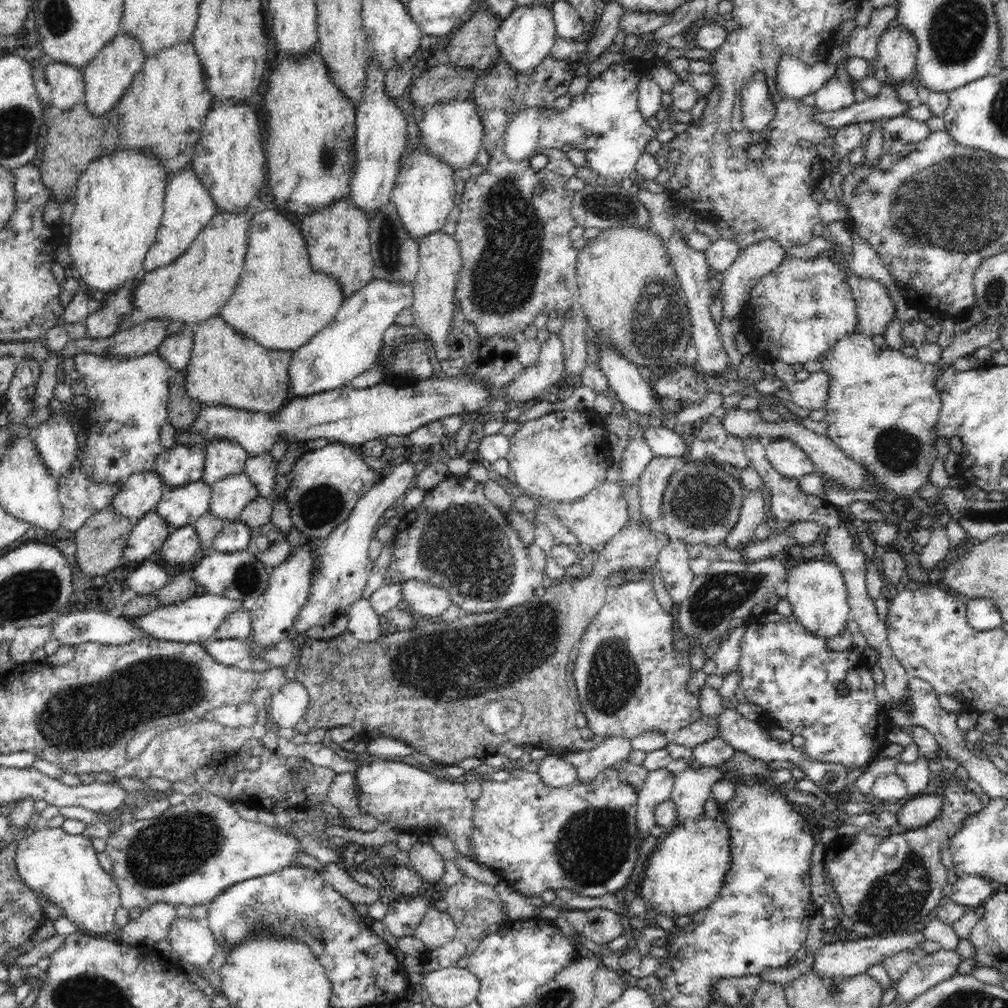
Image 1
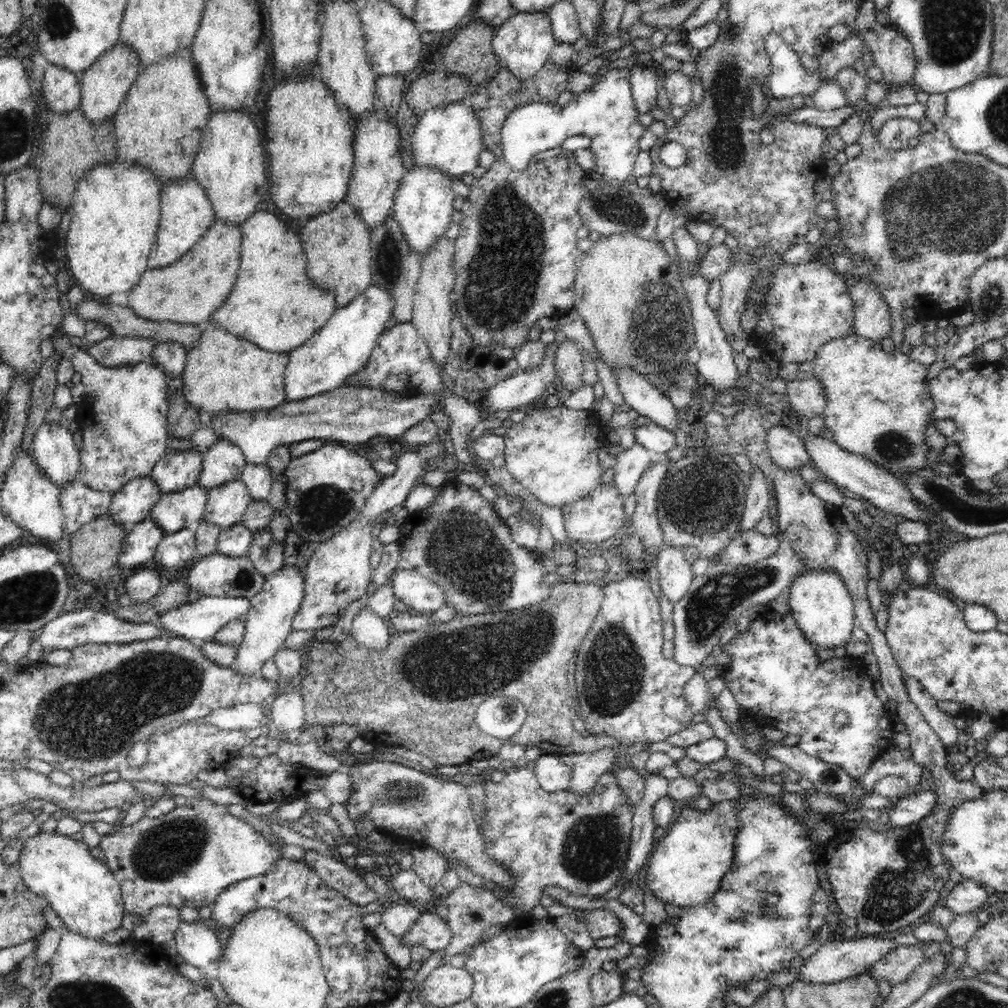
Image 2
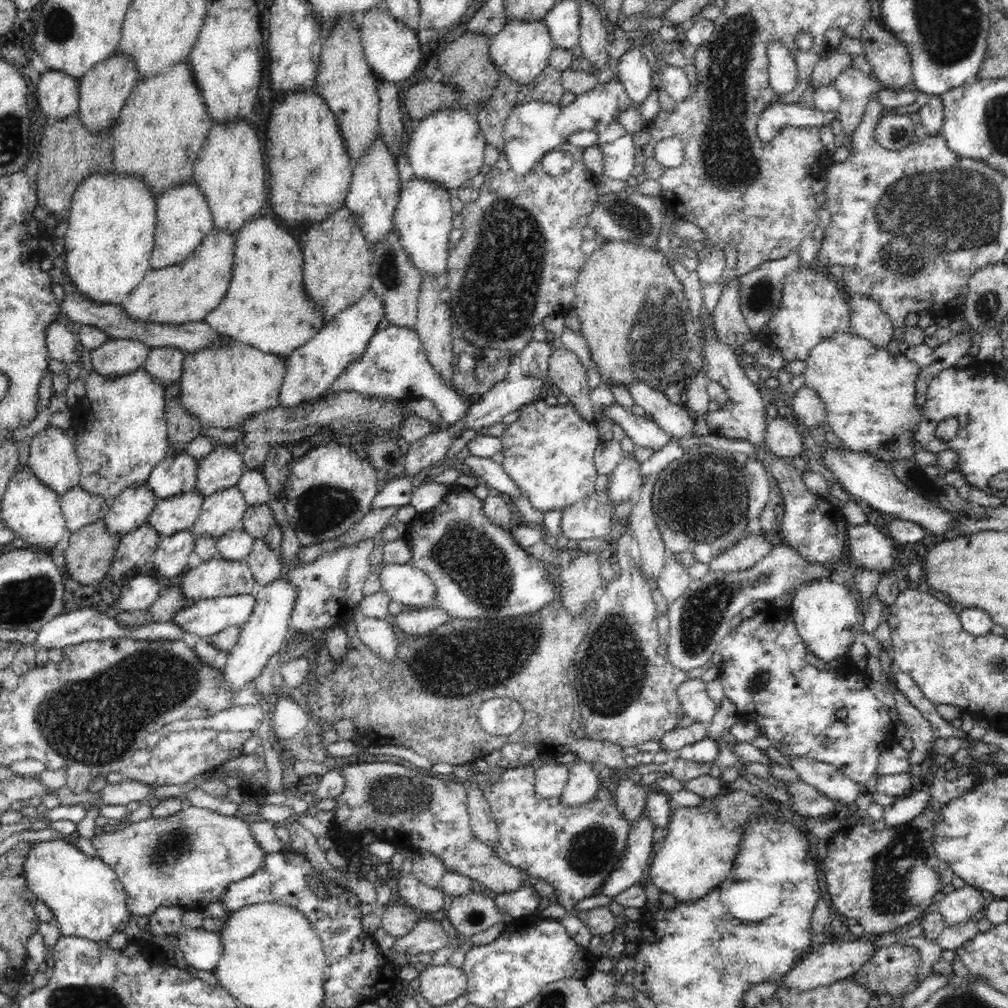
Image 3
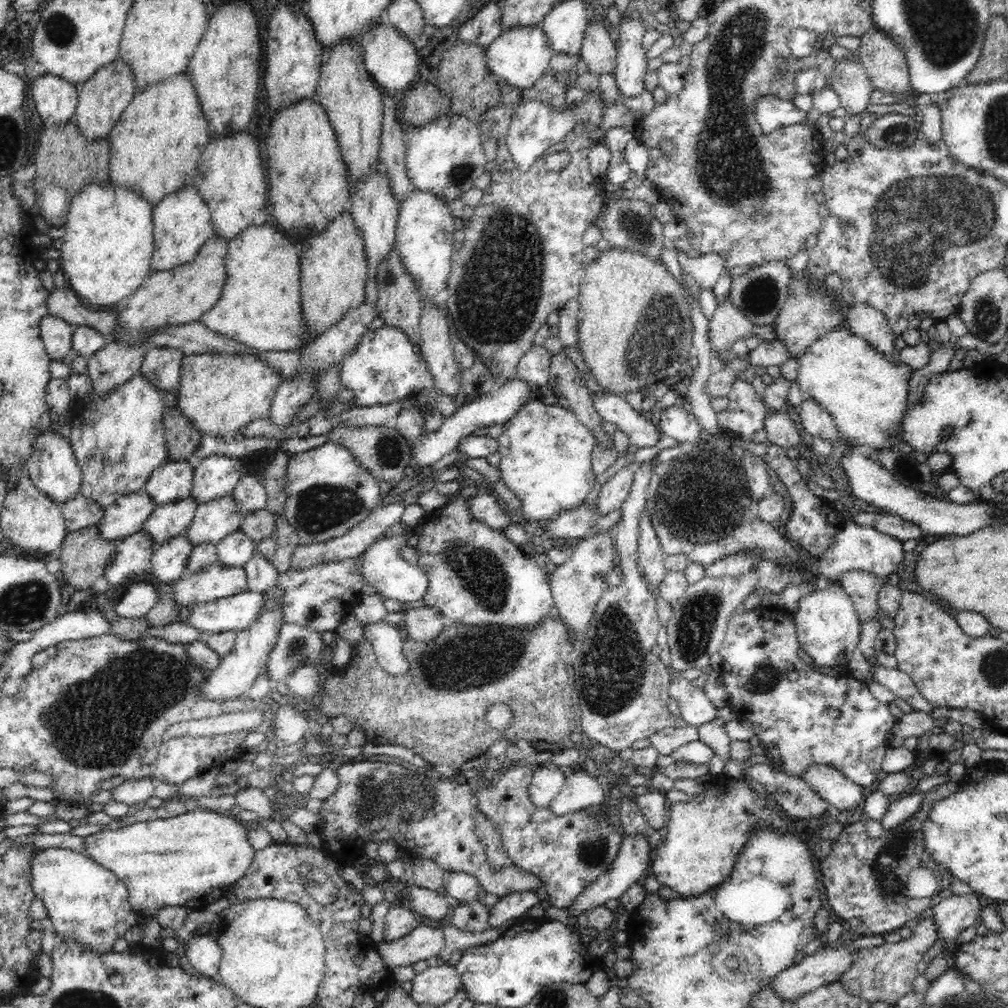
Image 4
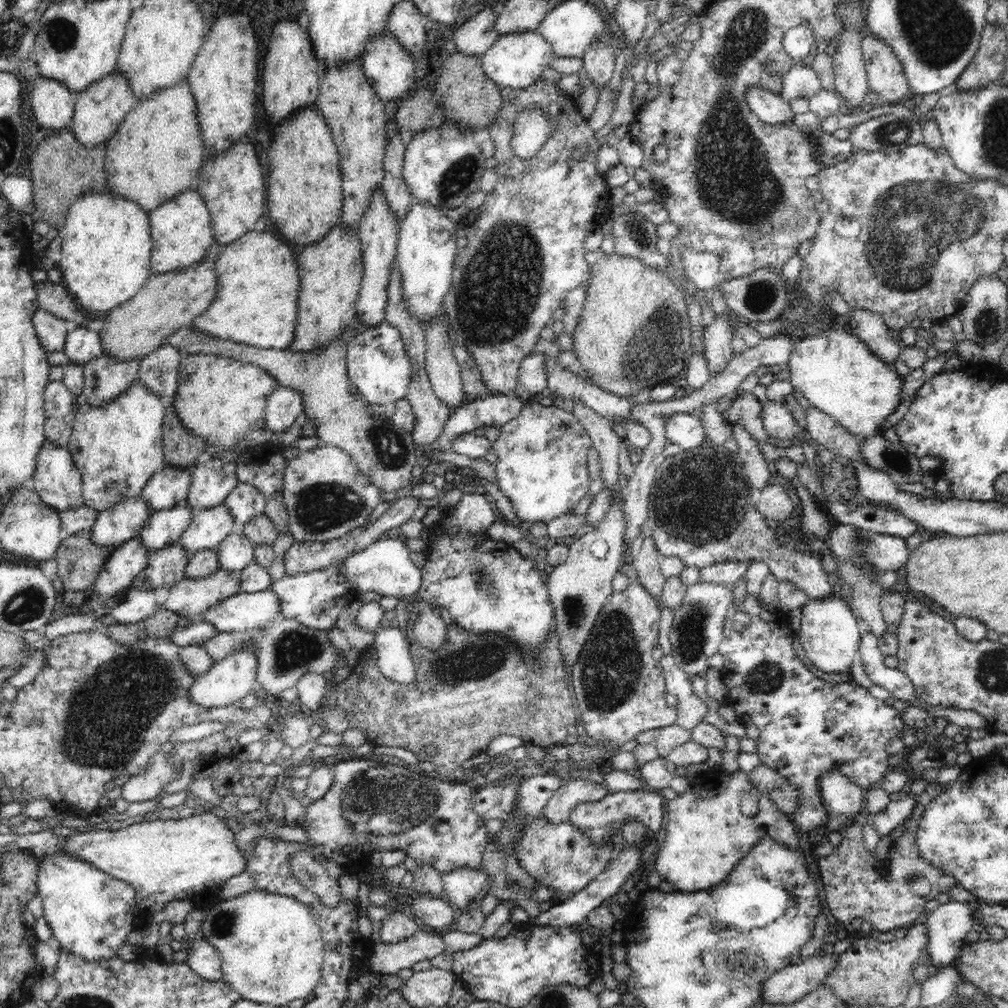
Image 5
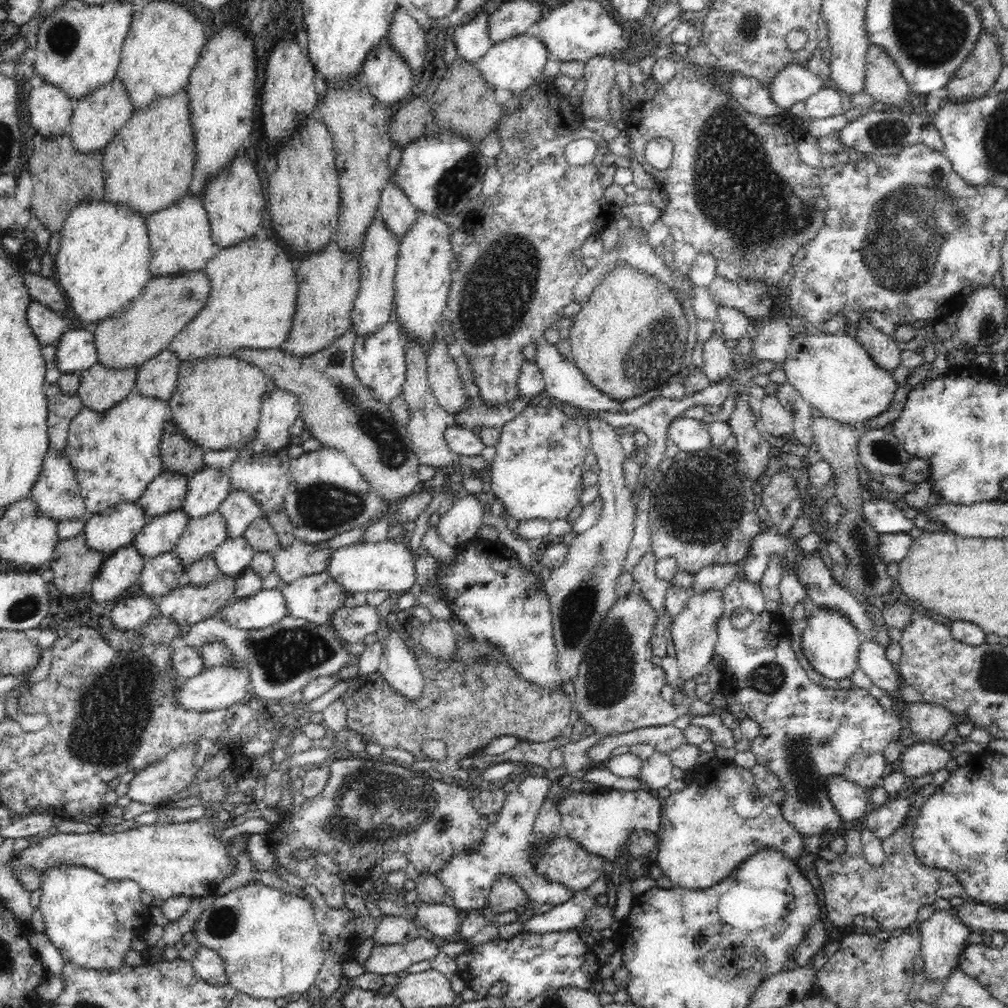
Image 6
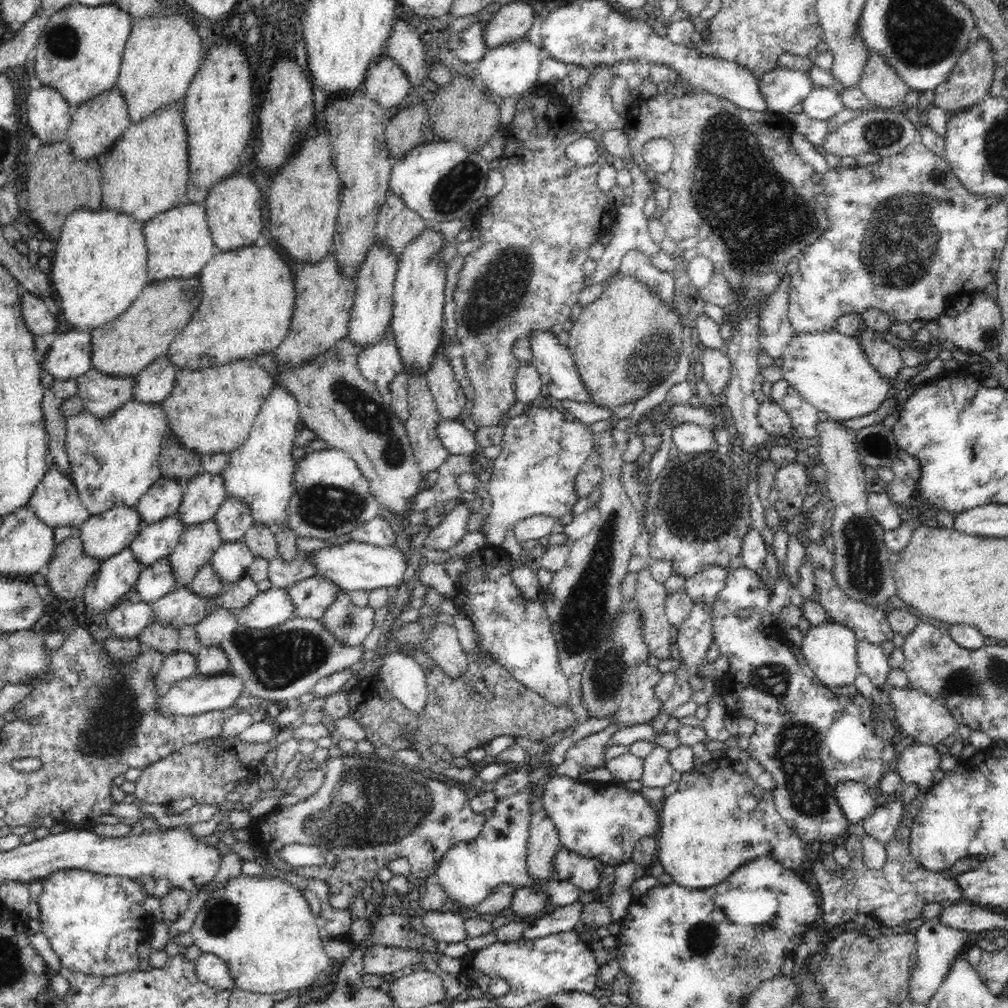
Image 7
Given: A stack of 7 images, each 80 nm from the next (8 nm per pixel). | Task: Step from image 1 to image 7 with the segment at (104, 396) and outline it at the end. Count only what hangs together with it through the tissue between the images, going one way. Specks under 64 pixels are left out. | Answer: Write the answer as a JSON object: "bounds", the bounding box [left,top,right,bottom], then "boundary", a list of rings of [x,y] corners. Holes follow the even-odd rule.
{"bounds":[20,289,169,516],"boundary":[[[22,289],[21,292],[23,292],[20,301],[22,318],[30,332],[36,336],[54,333],[58,326],[58,320],[46,308],[44,299],[34,295],[32,291]],[[132,398],[114,410],[107,418],[96,418],[85,410],[66,419],[66,455],[72,469],[72,481],[90,516],[110,510],[114,506],[136,506],[143,494],[161,477],[159,463],[163,440],[169,430],[167,414],[161,403],[138,402]]]}

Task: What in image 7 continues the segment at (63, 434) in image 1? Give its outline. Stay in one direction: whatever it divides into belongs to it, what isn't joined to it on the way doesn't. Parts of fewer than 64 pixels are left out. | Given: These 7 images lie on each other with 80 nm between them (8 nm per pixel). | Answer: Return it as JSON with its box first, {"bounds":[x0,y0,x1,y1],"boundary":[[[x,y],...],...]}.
{"bounds":[28,462,90,529],"boundary":[[[53,462],[36,486],[28,505],[40,521],[54,529],[60,526],[80,529],[90,518],[72,478],[64,476]]]}

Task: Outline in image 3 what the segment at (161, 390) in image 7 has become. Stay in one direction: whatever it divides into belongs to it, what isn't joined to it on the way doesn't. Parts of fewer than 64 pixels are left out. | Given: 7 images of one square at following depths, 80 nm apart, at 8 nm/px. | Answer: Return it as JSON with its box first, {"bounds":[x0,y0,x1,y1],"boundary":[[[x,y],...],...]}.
{"bounds":[143,348,185,386],"boundary":[[[151,348],[147,359],[143,362],[143,369],[160,381],[162,386],[170,386],[179,382],[183,371],[185,353],[177,348]]]}

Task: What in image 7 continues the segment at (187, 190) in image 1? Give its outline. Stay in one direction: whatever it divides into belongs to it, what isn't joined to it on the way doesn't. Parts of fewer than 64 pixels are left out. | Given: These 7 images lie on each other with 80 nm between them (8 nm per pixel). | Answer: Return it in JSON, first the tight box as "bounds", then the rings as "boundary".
{"bounds":[142,203,220,282],"boundary":[[[183,203],[145,222],[142,229],[147,246],[147,271],[150,282],[166,278],[198,277],[208,261],[220,252],[215,247],[204,204]]]}

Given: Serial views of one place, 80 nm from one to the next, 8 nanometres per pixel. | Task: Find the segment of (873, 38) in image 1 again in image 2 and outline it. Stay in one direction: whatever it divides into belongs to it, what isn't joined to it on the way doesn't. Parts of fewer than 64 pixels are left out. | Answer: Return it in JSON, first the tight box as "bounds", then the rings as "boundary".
{"bounds":[819,32,868,81],"boundary":[[[859,32],[850,34],[843,42],[832,42],[819,58],[819,75],[823,81],[835,79],[838,72],[852,68],[865,49],[868,51]]]}

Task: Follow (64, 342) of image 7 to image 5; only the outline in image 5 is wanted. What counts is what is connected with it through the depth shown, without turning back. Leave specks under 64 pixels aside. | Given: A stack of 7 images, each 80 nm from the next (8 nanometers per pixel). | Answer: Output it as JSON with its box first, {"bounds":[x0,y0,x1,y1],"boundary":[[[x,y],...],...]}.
{"bounds":[63,327,103,365],"boundary":[[[76,327],[66,335],[63,350],[68,356],[68,364],[85,365],[103,354],[99,331],[94,331],[90,327]]]}

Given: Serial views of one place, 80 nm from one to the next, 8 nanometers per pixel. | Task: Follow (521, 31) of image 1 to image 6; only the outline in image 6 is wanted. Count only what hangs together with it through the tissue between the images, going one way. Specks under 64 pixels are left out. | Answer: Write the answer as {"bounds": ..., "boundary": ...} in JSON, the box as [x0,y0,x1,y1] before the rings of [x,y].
{"bounds":[474,34,549,93],"boundary":[[[522,34],[496,42],[482,58],[474,62],[474,65],[481,72],[483,79],[494,89],[519,93],[541,81],[544,65],[549,58],[548,49],[539,37]]]}

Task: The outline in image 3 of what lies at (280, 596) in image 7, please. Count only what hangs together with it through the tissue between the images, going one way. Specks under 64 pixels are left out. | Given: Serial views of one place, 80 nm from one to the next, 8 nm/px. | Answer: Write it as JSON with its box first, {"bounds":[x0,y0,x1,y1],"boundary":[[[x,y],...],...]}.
{"bounds":[172,594,256,639],"boundary":[[[239,594],[210,598],[210,600],[196,600],[191,606],[182,608],[178,615],[174,616],[172,622],[175,623],[175,626],[184,628],[186,633],[198,635],[200,639],[208,639],[230,626],[242,629],[252,617],[254,604],[256,604],[256,594]]]}

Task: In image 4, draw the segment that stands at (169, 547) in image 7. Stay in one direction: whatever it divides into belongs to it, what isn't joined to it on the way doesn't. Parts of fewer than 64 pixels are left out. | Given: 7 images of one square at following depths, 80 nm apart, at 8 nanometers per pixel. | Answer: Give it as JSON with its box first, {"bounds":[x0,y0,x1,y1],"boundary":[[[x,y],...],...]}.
{"bounds":[143,496,198,544],"boundary":[[[191,496],[160,504],[154,507],[152,514],[143,526],[143,531],[154,544],[164,544],[186,532],[192,524],[198,502]]]}

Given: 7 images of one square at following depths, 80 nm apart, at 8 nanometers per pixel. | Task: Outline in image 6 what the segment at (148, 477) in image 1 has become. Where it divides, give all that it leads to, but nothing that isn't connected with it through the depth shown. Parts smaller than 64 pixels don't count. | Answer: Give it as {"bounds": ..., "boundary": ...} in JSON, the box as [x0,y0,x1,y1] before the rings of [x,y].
{"bounds":[83,502,148,557],"boundary":[[[118,502],[102,513],[93,514],[83,530],[86,544],[106,557],[130,545],[148,520],[137,502]]]}

